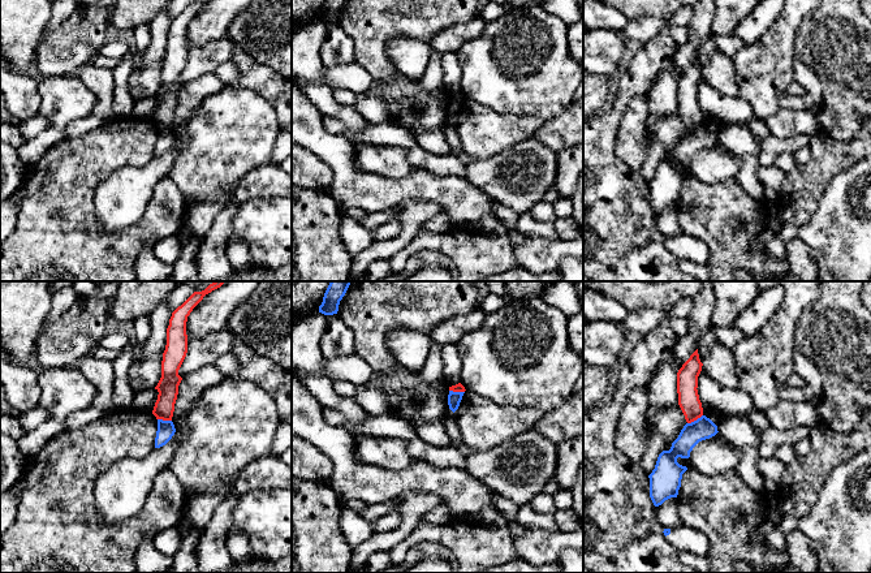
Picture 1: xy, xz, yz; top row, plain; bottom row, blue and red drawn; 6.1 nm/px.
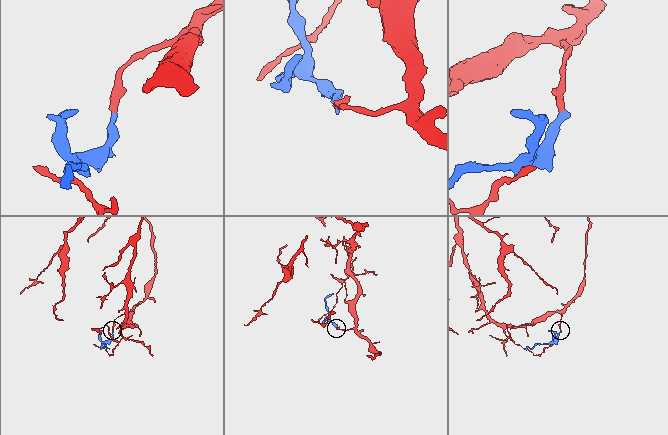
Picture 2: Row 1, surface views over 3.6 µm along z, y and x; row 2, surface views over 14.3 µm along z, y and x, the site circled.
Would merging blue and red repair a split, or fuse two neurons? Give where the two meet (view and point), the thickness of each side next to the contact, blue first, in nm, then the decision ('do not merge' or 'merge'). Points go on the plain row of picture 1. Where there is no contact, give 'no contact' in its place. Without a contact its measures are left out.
xz (457, 100) | 80/50 nm | do not merge

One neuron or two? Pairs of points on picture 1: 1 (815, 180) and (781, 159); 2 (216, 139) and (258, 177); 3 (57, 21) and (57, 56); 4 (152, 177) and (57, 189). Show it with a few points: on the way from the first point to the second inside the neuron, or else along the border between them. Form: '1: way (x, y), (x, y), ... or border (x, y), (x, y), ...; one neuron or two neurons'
1: border (797, 166), (787, 175); two neurons
2: border (268, 162), (251, 168), (241, 179), (233, 194); two neurons
3: border (72, 13), (54, 30), (44, 33); two neurons
4: border (126, 167), (112, 171), (96, 188), (95, 214); two neurons

